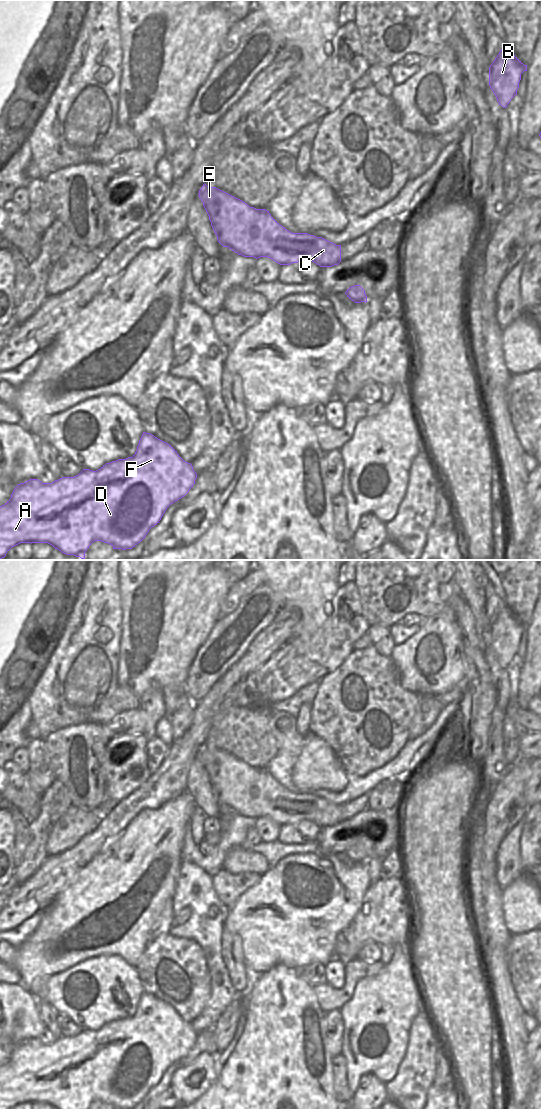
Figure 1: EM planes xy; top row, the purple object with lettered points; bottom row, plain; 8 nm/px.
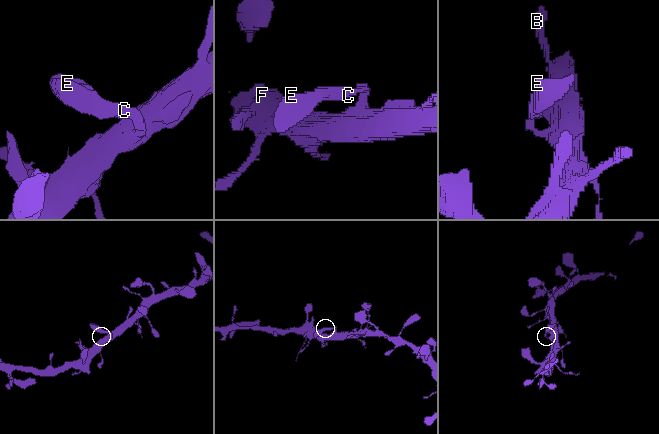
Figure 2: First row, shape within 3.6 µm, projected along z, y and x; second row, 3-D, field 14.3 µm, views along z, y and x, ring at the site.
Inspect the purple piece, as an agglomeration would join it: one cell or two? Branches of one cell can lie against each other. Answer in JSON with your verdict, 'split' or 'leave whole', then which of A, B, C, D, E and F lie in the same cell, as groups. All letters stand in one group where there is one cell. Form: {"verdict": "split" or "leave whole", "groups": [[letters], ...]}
{"verdict": "leave whole", "groups": [["A", "B", "C", "D", "E", "F"]]}

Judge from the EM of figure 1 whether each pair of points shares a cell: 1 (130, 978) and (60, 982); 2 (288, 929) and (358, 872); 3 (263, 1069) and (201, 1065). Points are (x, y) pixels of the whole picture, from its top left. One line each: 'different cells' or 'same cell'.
1: same cell
2: same cell
3: different cells

